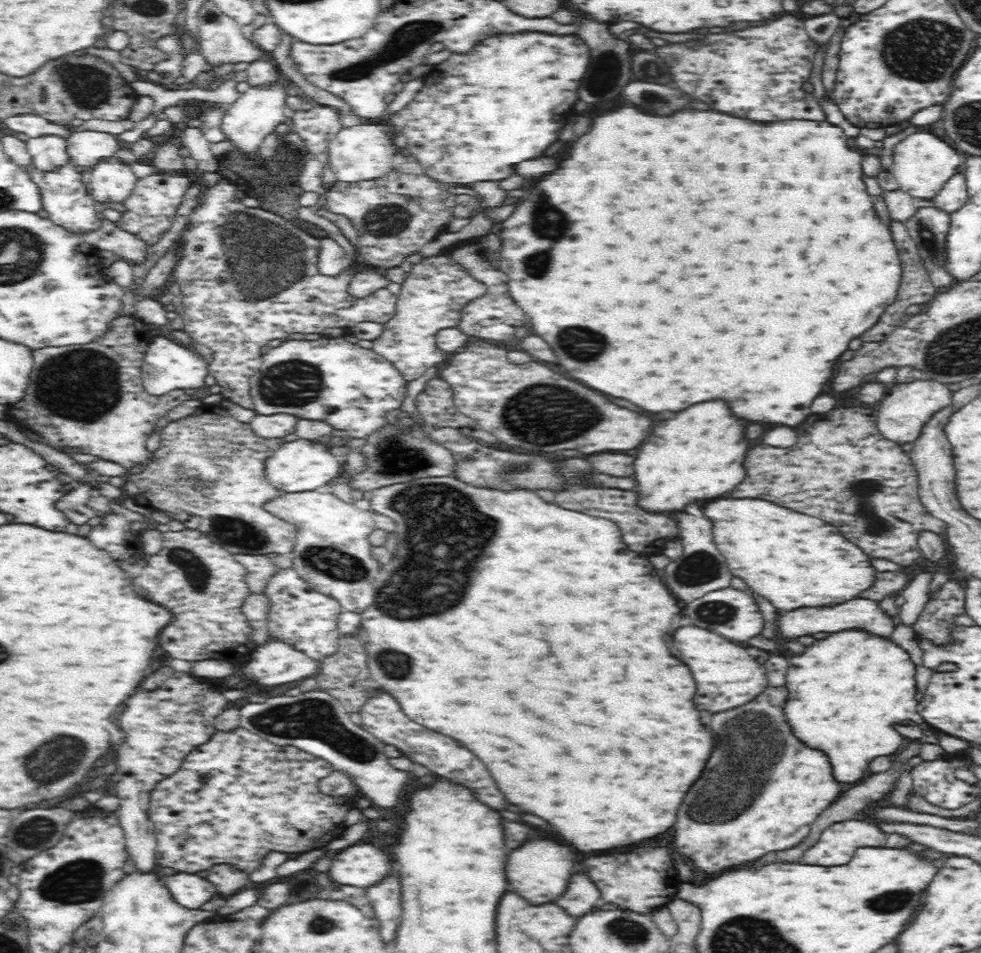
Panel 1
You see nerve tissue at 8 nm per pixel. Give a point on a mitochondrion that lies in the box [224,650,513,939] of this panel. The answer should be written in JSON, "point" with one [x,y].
{"point":[311,717]}

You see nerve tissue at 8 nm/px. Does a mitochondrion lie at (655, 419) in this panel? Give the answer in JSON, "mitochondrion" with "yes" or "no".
{"mitochondrion":"no"}

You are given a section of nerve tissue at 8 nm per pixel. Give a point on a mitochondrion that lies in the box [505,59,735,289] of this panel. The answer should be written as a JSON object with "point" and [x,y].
{"point":[550,234]}

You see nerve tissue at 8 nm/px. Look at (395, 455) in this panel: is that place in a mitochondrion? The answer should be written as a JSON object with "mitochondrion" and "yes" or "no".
{"mitochondrion":"yes"}

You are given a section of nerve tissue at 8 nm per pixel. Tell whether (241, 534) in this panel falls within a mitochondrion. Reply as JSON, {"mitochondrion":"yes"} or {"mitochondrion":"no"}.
{"mitochondrion":"yes"}

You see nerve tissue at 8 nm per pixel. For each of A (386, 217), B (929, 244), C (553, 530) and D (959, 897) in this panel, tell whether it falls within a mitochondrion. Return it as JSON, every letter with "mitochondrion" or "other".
{"A":"mitochondrion","B":"mitochondrion","C":"other","D":"other"}

